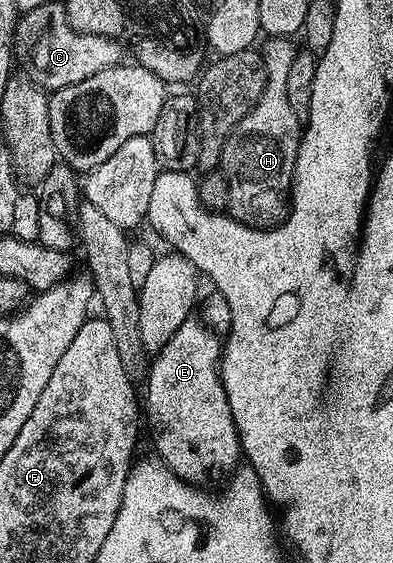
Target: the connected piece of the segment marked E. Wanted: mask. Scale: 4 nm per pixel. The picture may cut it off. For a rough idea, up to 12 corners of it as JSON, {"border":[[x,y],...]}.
{"border":[[191,318],[149,361],[144,424],[195,486],[243,455],[223,341]]}

